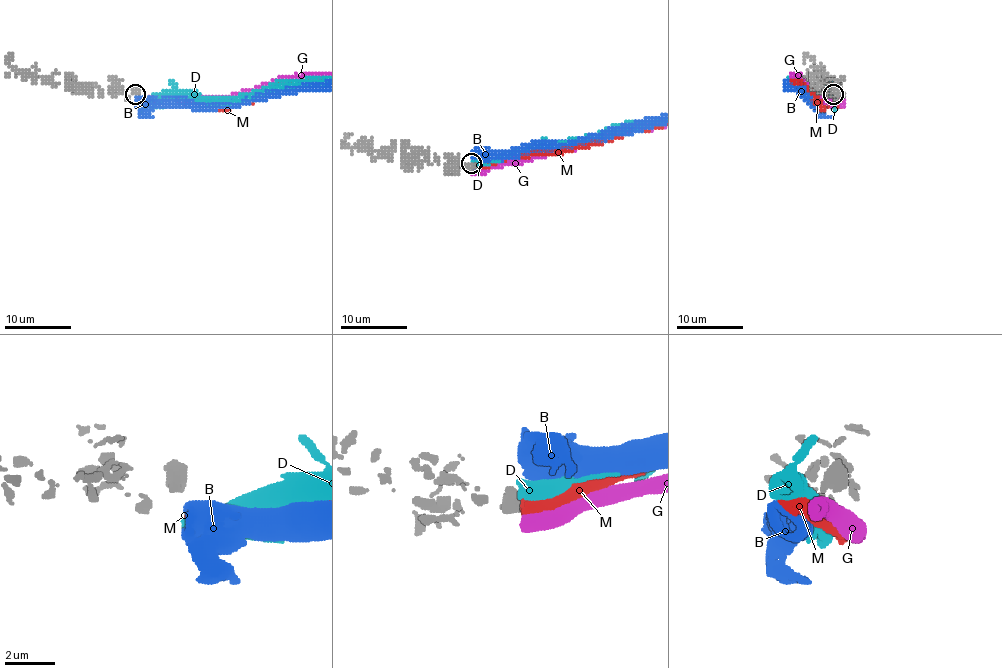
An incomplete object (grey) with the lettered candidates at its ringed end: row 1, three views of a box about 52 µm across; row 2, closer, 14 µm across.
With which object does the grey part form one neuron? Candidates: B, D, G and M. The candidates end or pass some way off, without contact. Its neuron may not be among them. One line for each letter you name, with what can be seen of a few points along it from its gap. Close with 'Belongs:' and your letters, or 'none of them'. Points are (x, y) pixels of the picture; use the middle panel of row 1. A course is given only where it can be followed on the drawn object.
Belongs: D

